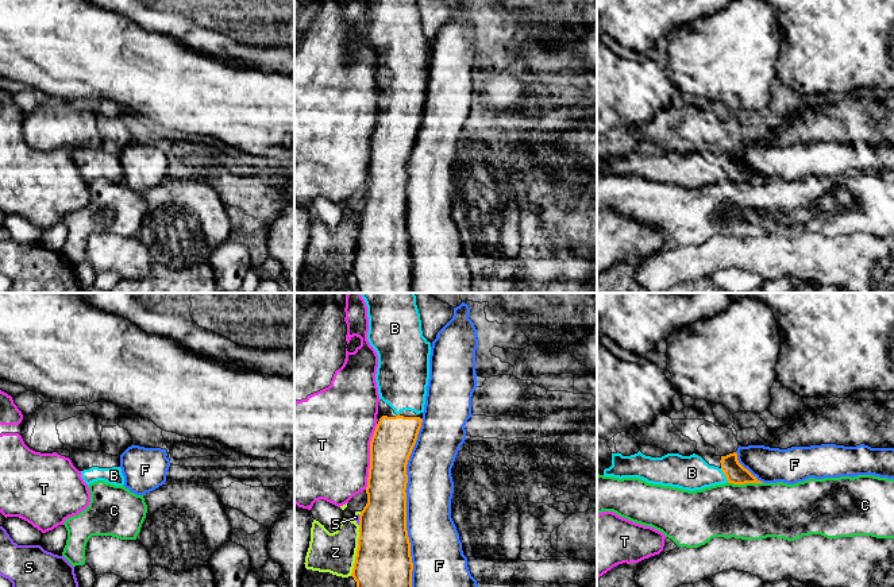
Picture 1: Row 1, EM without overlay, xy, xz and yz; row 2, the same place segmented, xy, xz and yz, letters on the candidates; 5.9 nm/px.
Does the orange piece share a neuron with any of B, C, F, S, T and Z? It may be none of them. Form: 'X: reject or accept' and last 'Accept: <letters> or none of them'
B: accept
C: reject
F: reject
S: reject
T: reject
Z: reject
Accept: B

